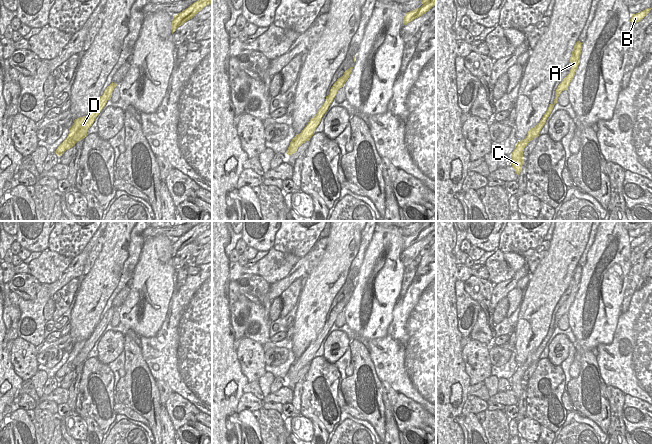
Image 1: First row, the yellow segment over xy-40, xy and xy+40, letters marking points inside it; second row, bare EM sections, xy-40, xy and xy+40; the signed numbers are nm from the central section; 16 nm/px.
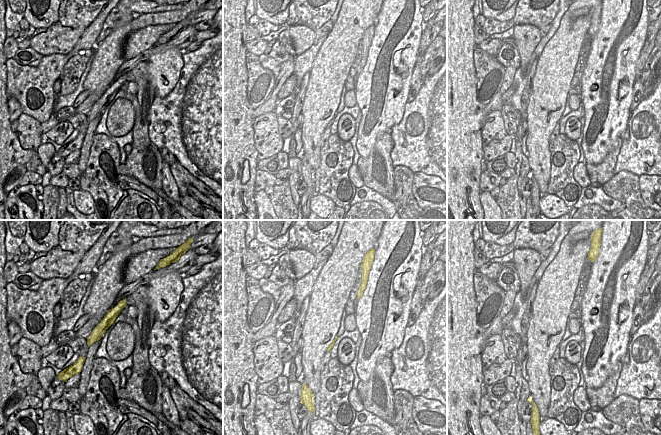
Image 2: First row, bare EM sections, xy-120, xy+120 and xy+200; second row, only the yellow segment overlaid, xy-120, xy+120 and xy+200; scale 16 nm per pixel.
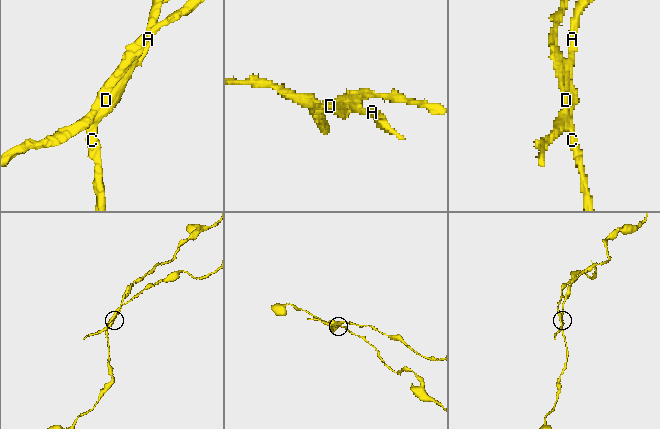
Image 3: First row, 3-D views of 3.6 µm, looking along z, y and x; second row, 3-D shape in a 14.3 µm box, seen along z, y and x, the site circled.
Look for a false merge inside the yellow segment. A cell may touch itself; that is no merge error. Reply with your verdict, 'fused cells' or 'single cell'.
fused cells

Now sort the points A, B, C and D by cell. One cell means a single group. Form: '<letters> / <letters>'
A C / B D

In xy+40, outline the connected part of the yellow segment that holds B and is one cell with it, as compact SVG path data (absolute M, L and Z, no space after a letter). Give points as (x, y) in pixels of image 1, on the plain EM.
M648 232L639 237L631 238L631 243L630 243L631 248L635 248L641 245L645 240L647 240L647 238L650 236L651 233L652 232Z

